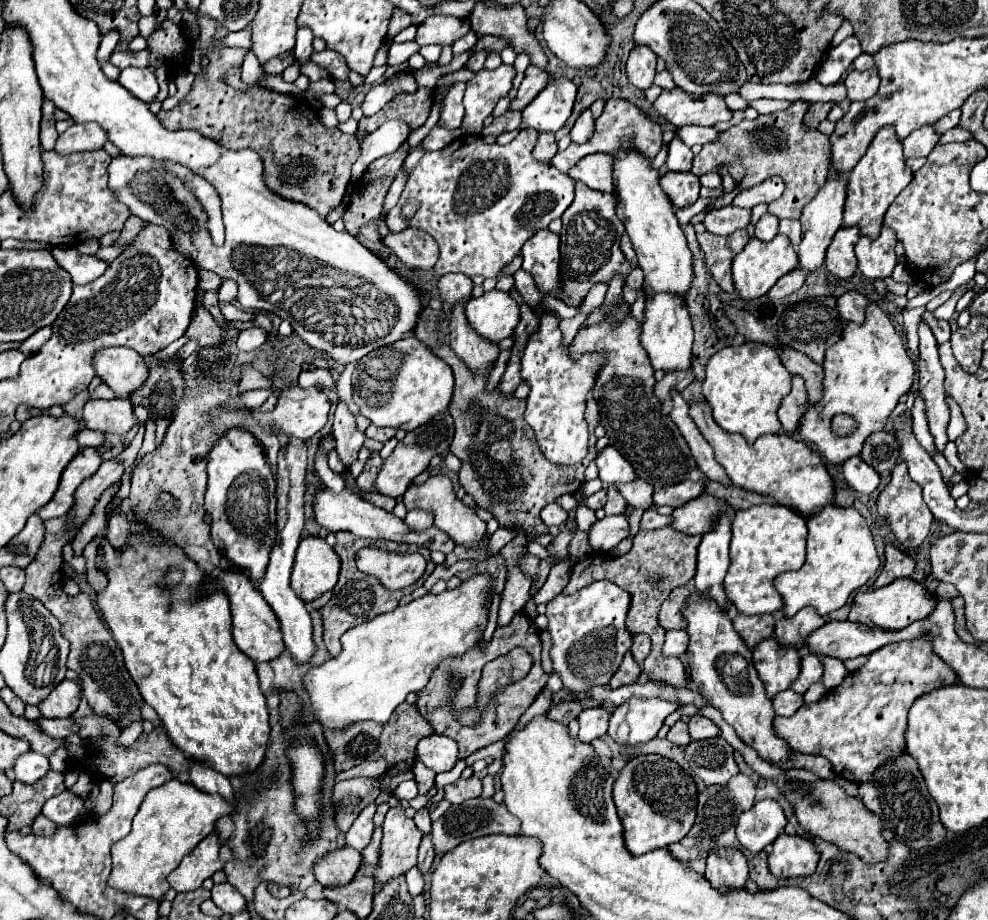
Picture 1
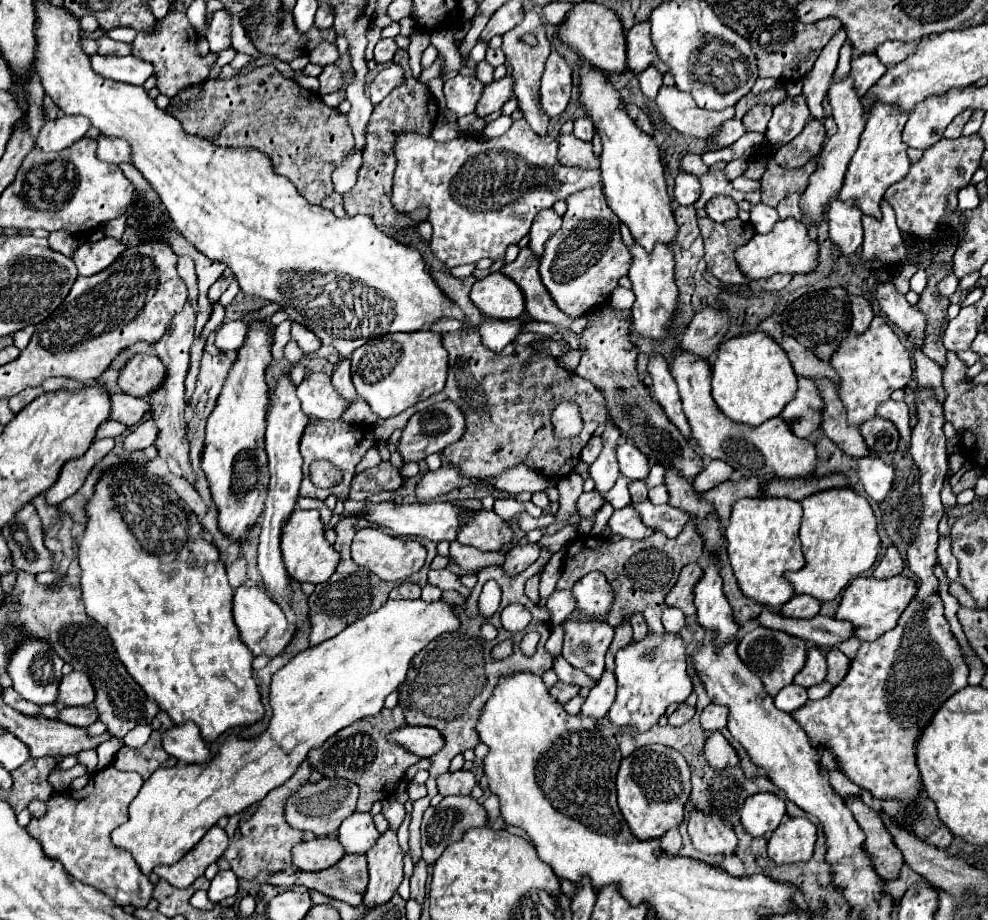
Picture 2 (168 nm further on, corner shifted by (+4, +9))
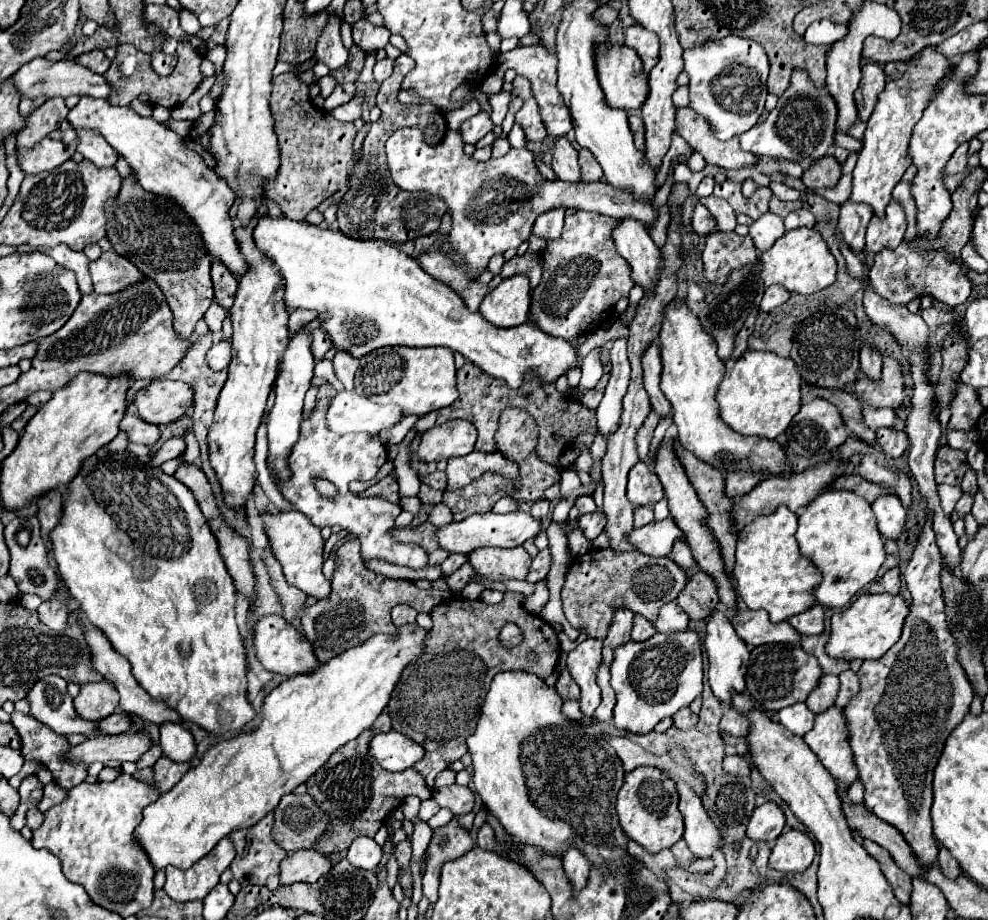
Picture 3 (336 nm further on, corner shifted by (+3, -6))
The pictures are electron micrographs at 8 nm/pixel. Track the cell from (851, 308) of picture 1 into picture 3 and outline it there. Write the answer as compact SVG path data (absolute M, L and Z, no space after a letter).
M863 343L861 351L859 351L859 359L861 359L861 373L869 375L871 379L879 379L879 375L881 375L881 355L877 353L877 349L871 347L869 343Z

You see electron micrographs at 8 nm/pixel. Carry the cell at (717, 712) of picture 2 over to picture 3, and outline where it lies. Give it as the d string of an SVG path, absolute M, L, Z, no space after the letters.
M729 709L729 711L723 715L723 719L721 719L721 723L719 723L719 729L721 729L723 733L733 735L733 737L743 737L743 735L747 733L747 729L749 729L749 721L747 721L745 715L741 715L739 711Z

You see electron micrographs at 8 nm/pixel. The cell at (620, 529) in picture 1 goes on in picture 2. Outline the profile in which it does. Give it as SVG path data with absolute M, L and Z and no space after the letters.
M632 506L614 510L608 526L610 526L610 530L612 530L614 534L620 534L622 538L632 538L632 540L648 538L648 536L652 536L652 532L656 530L656 528L646 526L646 524L640 520L638 510L632 508Z

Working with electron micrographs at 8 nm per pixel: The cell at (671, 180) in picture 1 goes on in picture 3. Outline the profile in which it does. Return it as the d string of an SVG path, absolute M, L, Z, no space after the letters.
M697 203L697 205L695 205L691 225L693 225L693 231L695 231L699 237L707 235L707 233L709 233L709 231L713 231L713 227L715 227L713 217L709 215L709 211L707 211L707 209L705 209L701 203Z

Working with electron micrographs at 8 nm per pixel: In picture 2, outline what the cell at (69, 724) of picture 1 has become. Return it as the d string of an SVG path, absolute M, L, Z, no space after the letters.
M78 706L78 708L62 708L60 720L72 726L90 726L98 720L98 712L92 706Z

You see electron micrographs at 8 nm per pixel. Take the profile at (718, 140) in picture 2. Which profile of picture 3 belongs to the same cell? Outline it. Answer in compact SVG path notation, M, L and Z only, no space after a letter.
M797 71L797 75L793 75L791 79L789 91L785 91L779 97L777 107L767 115L765 123L741 133L739 141L741 147L749 153L767 155L773 159L797 161L805 169L809 167L809 163L813 163L813 159L821 159L821 155L827 155L829 145L833 145L835 121L837 121L837 107L833 99L829 99L827 89L823 87L821 91L815 91L805 71Z

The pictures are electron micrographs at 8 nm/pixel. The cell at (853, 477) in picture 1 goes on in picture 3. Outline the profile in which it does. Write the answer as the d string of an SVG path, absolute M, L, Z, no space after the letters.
M883 493L879 495L873 503L871 509L877 519L877 529L885 539L897 539L903 533L905 525L905 507L901 505L899 497L893 493Z

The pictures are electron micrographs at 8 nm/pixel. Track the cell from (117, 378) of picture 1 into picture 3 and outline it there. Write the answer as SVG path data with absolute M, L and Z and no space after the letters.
M157 379L139 389L133 397L133 405L139 417L147 423L161 425L181 417L193 403L193 389L181 381Z

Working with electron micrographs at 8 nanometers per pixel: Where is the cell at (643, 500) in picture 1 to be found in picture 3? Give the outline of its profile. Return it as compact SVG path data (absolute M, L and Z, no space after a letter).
M635 507L633 515L635 515L635 527L641 527L641 525L647 525L653 521L653 509L651 507Z

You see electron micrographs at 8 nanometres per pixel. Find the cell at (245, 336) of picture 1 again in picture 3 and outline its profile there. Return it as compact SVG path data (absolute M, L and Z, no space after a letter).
M219 341L215 343L209 353L207 353L207 363L213 371L221 371L221 369L227 369L229 363L231 363L231 343L229 341Z

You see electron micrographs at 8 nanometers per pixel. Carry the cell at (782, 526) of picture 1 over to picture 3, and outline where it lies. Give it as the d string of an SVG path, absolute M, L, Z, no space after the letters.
M779 507L773 515L751 521L737 535L735 569L731 573L735 579L735 591L749 609L765 609L773 623L785 621L813 607L815 599L811 591L821 581L817 567L799 553L795 531L797 515L787 507Z

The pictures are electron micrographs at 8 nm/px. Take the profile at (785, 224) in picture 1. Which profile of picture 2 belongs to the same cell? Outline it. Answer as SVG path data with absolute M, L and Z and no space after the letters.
M792 194L792 196L786 196L780 204L778 204L778 214L780 214L780 220L786 220L786 218L796 218L796 220L802 220L802 210L800 210L800 196L802 194Z

